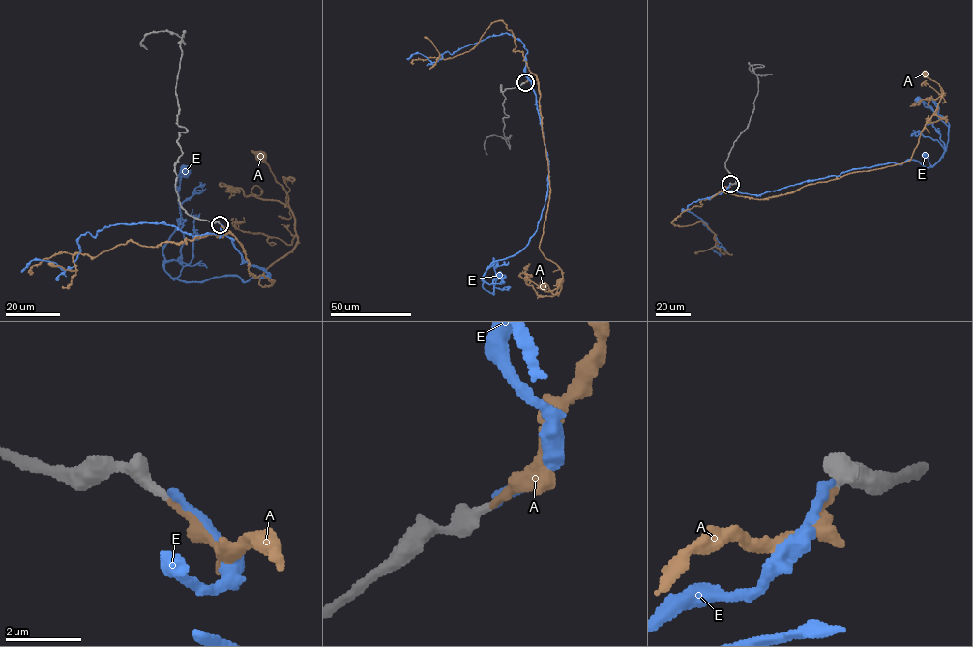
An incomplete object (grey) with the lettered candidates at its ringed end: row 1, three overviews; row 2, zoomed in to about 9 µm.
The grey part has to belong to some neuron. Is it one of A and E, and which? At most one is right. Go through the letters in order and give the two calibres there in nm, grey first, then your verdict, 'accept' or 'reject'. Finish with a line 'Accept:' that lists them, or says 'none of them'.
A: 320 nm thick on the grey side, 180 nm on the other; accept
E: 340 nm thick on the grey side, 240 nm on the other; reject
Accept: A

